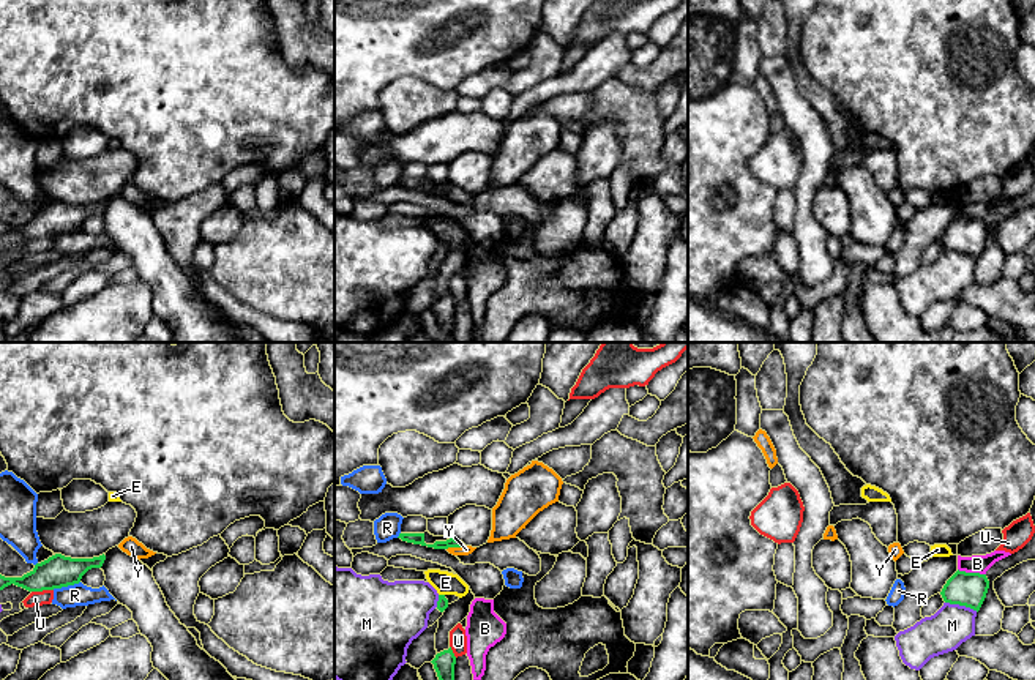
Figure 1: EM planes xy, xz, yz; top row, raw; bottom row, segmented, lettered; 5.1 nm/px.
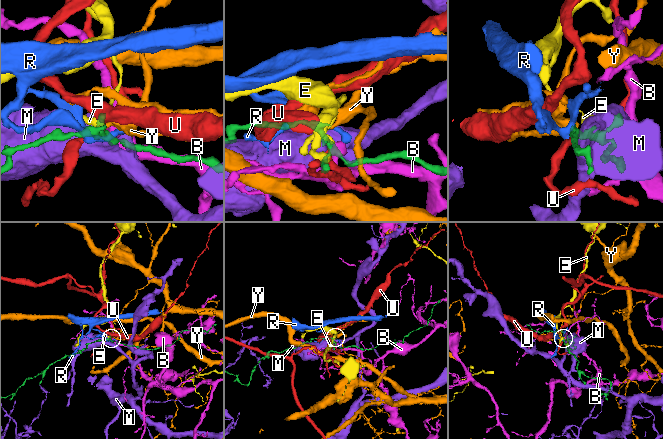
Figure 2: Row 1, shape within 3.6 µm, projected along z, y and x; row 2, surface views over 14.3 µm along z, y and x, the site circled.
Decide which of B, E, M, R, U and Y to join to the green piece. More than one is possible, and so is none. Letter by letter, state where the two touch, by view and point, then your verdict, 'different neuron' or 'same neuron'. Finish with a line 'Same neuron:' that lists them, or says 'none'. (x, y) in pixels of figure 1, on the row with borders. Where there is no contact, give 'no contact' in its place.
B: meets green in yz at (972, 573); different neuron
E: meets green in xz at (442, 595); different neuron
M: meets green in yz at (961, 605); different neuron
R: meets green in xy at (65, 586); different neuron
U: meets green in xy at (41, 590); different neuron
Y: meets green in xz at (455, 546); same neuron
Same neuron: Y

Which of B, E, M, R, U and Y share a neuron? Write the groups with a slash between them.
B / E / M / R / U / Y

